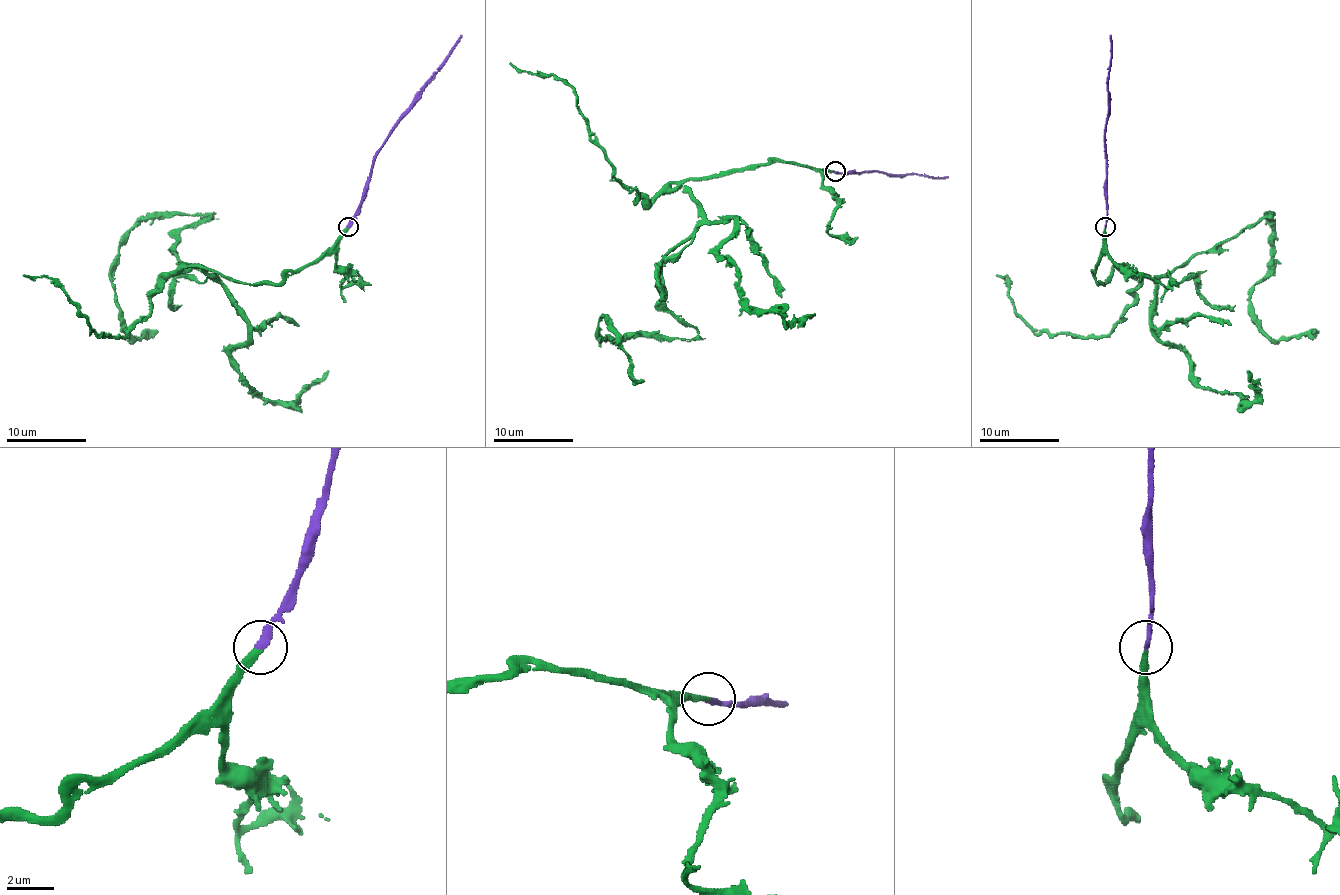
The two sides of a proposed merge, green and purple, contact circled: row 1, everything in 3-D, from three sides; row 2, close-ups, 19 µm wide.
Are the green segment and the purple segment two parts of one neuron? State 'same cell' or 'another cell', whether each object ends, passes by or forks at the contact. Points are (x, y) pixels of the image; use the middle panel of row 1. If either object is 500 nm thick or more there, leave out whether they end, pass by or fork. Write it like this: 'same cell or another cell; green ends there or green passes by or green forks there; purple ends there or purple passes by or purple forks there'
same cell; green ends there; purple ends there

